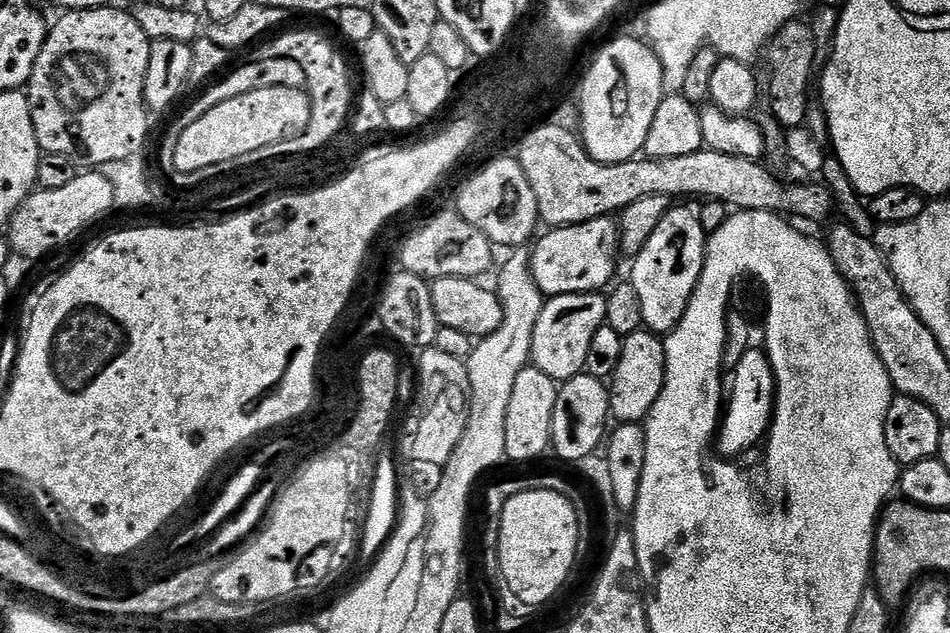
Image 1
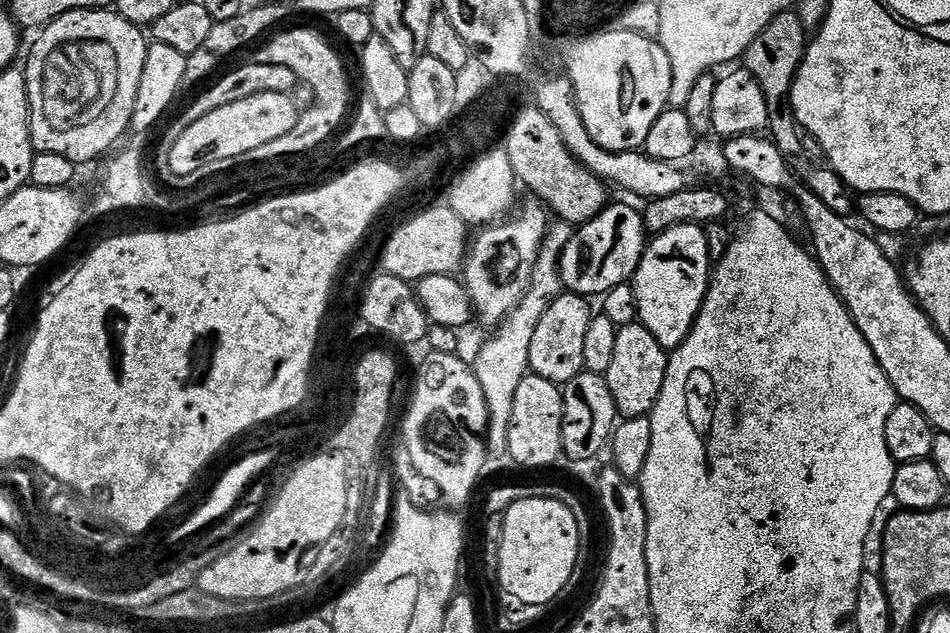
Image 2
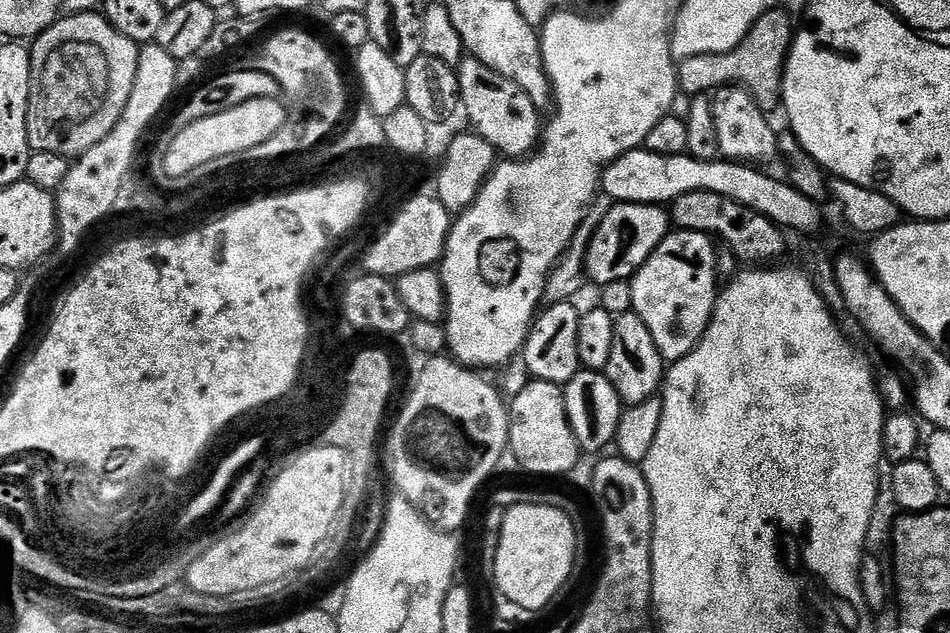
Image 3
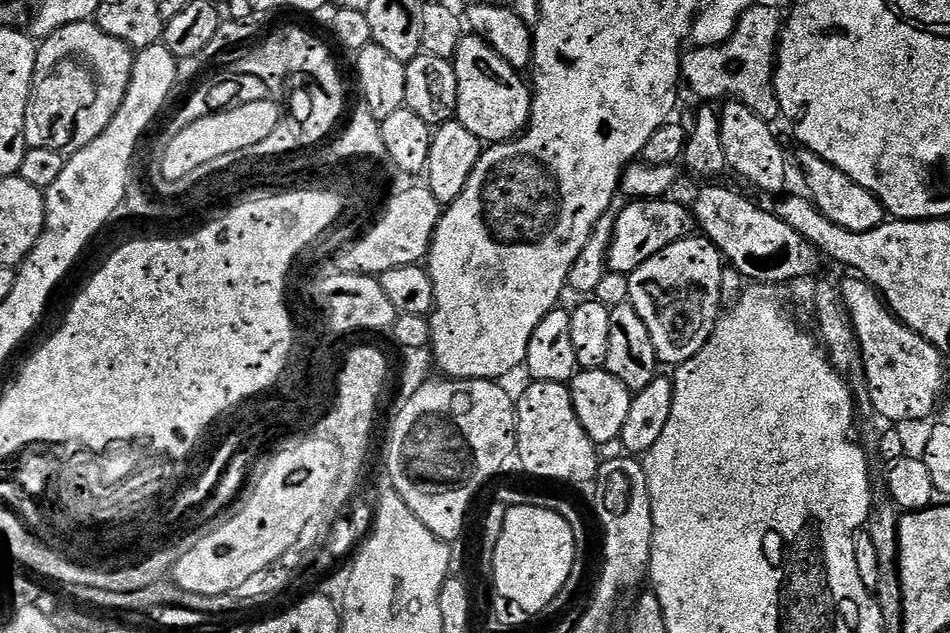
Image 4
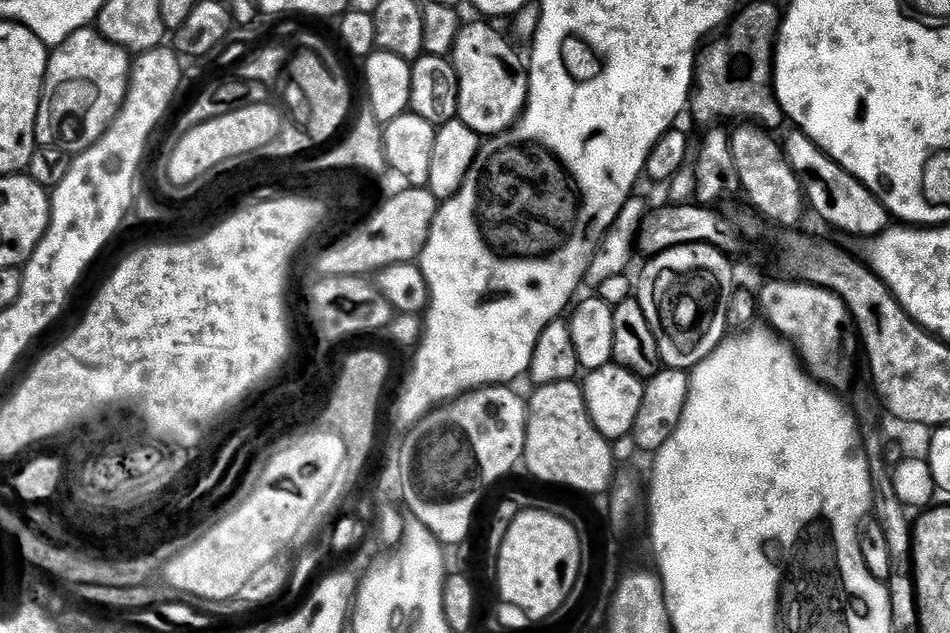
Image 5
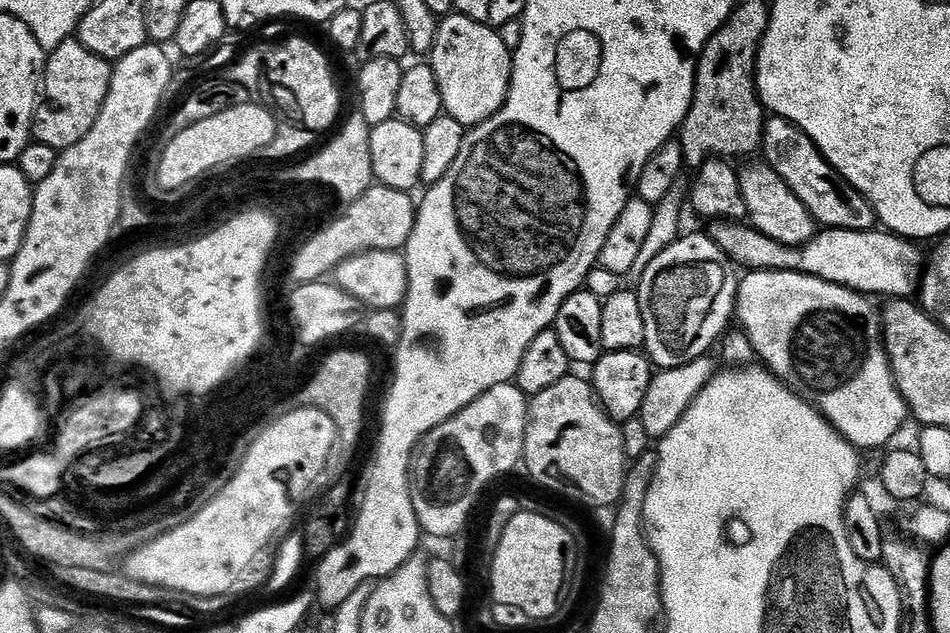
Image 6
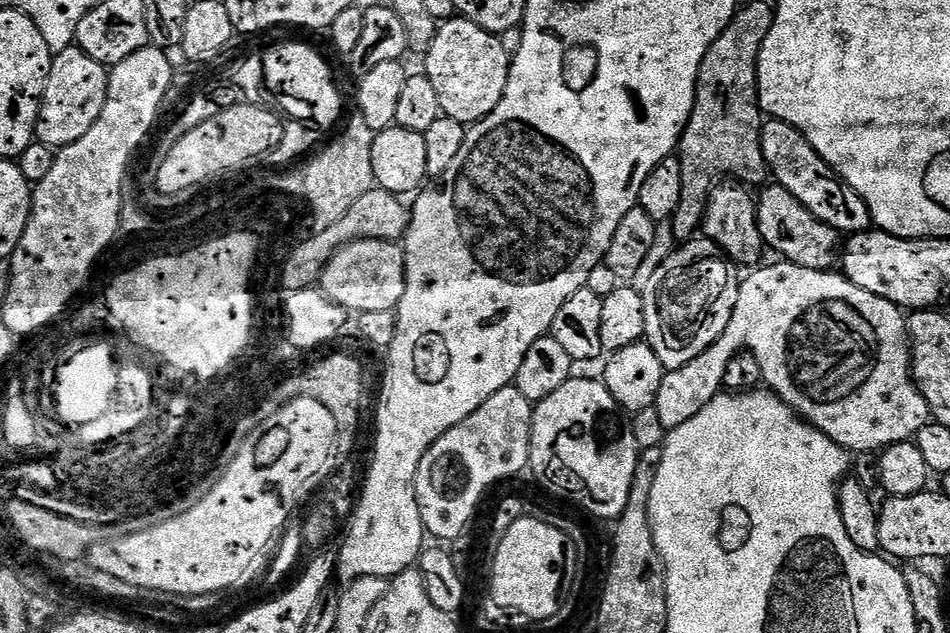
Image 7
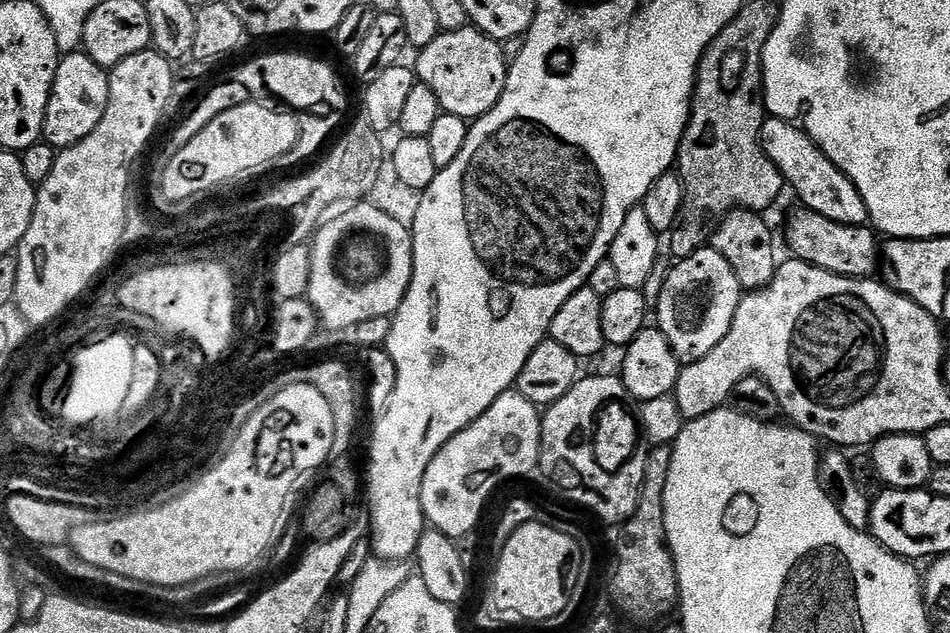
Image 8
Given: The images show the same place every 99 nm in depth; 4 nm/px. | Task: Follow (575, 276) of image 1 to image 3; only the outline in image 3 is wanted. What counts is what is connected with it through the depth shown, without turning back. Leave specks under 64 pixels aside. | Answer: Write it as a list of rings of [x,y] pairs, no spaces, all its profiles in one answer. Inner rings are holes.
[[[613,203],[611,207],[605,211],[604,221],[600,223],[587,252],[585,273],[596,286],[619,280],[631,281],[670,231],[669,213],[659,204]]]

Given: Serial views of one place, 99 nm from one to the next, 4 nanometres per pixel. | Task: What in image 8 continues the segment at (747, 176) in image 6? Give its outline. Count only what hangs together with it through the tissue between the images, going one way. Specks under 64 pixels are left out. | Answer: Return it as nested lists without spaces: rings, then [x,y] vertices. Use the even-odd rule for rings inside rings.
[[[797,207],[797,212],[788,220],[788,248],[797,260],[805,260],[813,264],[815,268],[821,268],[827,272],[833,272],[835,276],[850,276],[853,278],[868,278],[878,268],[878,244],[876,248],[877,233],[868,226],[857,226],[854,224],[839,224],[830,218],[822,218],[822,214],[809,212],[807,208]]]

